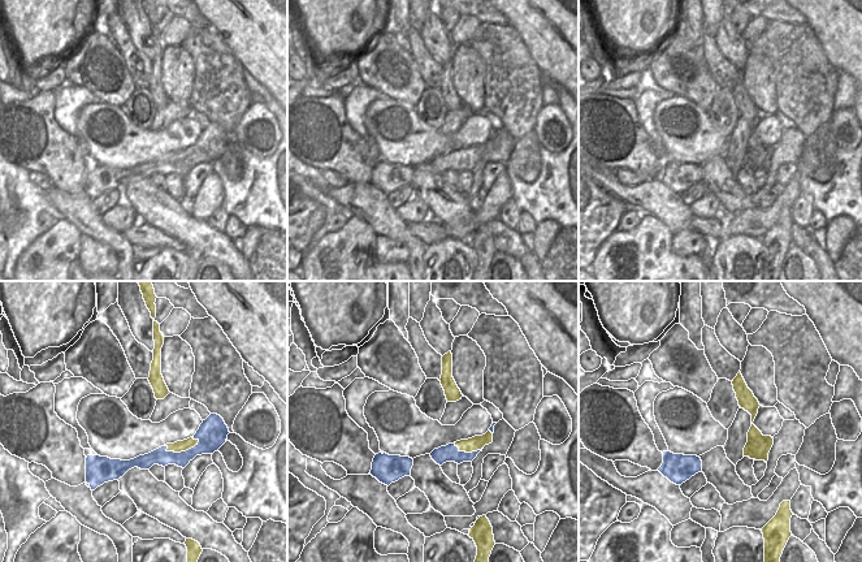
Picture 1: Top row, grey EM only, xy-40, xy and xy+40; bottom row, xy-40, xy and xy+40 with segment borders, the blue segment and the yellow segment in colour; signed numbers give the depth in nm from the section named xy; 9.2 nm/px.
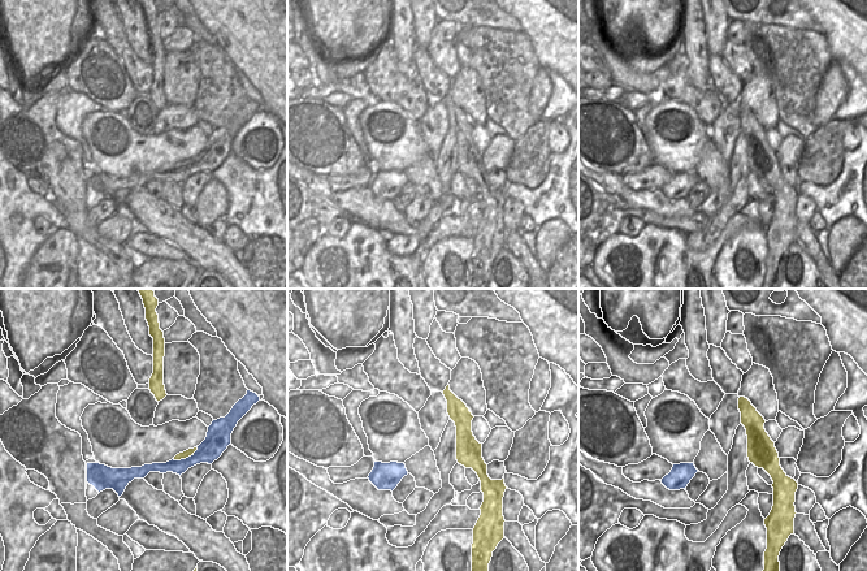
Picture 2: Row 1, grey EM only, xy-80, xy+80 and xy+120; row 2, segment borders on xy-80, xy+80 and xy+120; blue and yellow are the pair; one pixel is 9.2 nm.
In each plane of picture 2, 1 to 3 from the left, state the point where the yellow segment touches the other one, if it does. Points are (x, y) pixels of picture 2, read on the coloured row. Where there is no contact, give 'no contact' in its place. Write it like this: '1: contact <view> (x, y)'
1: contact xy-80 (186, 458)
2: no contact
3: no contact

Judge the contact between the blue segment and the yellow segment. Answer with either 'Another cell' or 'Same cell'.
Another cell

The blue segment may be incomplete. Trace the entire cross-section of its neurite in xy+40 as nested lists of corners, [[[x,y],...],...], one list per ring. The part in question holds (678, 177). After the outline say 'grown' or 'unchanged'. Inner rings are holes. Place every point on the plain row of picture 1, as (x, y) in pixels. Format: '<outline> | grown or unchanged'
[[[663,160],[663,172],[657,178],[671,191],[681,194],[702,180],[702,169],[697,164],[673,163]]] | unchanged

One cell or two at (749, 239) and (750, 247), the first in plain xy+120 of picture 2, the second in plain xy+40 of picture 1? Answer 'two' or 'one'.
one

